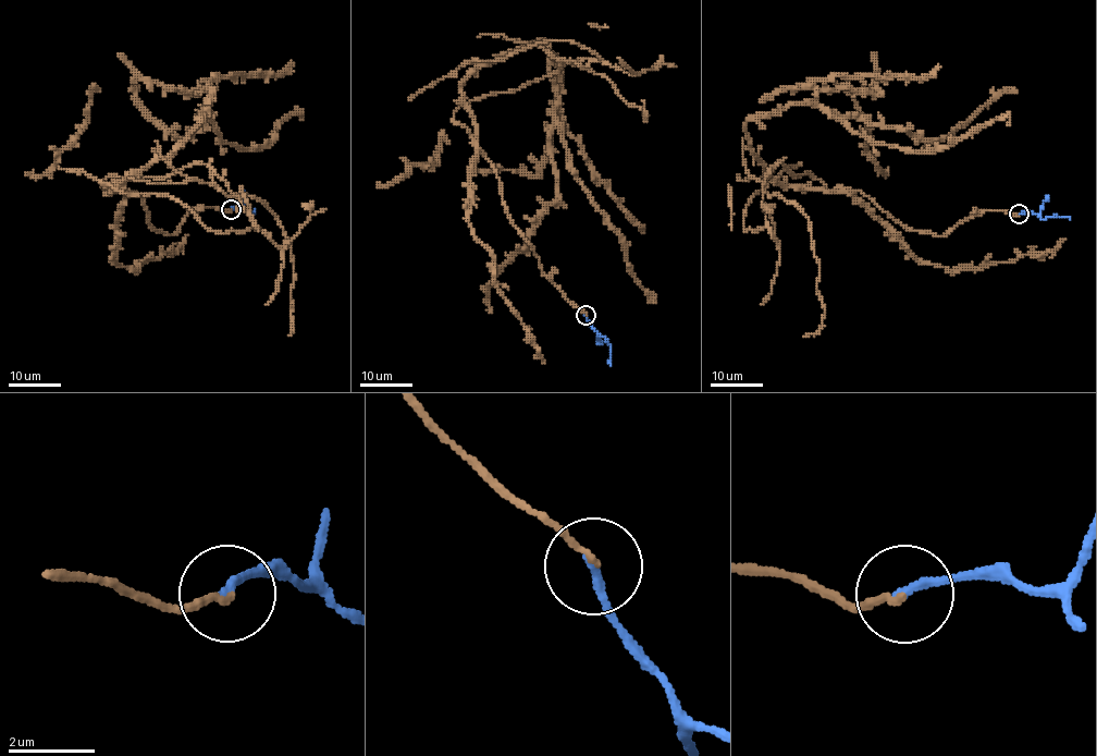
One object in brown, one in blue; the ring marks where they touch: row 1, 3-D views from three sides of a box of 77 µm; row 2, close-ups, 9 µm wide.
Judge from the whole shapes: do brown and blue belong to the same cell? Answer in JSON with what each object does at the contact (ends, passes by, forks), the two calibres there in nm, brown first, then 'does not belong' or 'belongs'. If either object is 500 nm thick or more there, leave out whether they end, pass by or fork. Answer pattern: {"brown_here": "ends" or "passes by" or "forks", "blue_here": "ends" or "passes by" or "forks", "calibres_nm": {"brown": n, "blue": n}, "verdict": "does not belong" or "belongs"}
{"brown_here": "ends", "blue_here": "ends", "calibres_nm": {"brown": 150, "blue": 220}, "verdict": "belongs"}

